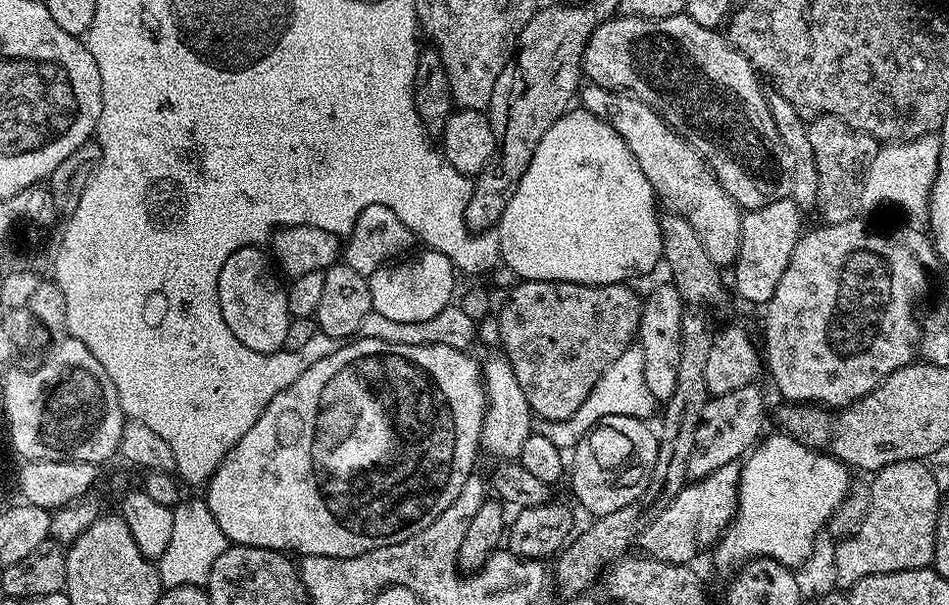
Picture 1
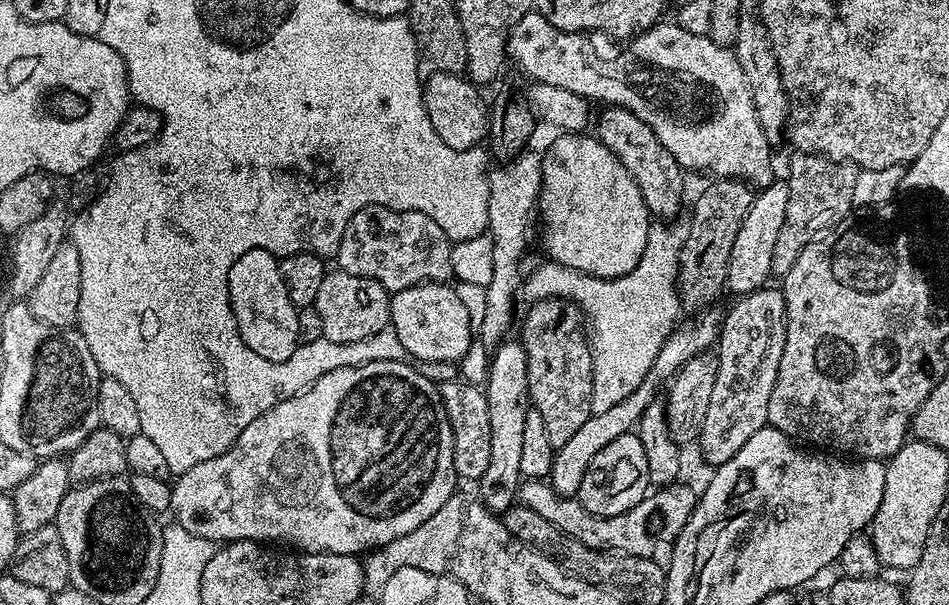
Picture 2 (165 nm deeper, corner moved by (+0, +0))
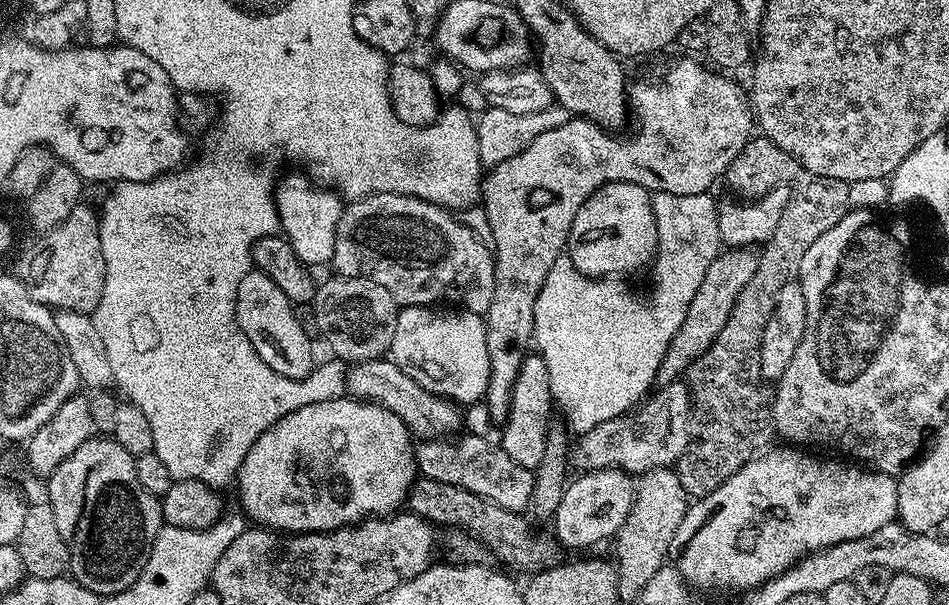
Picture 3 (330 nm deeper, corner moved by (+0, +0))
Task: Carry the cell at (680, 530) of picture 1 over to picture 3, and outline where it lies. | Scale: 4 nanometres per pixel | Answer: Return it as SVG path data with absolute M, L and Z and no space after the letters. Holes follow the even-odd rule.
M461 435L459 438L428 438L432 440L426 441L422 446L419 445L416 448L416 466L419 475L430 480L446 482L450 486L462 486L506 510L523 513L531 505L534 494L536 477L533 469L518 466L518 462L514 462L514 458L510 458L510 454L506 454L506 450L500 447L499 443L492 441L491 444L484 436L463 436Z

